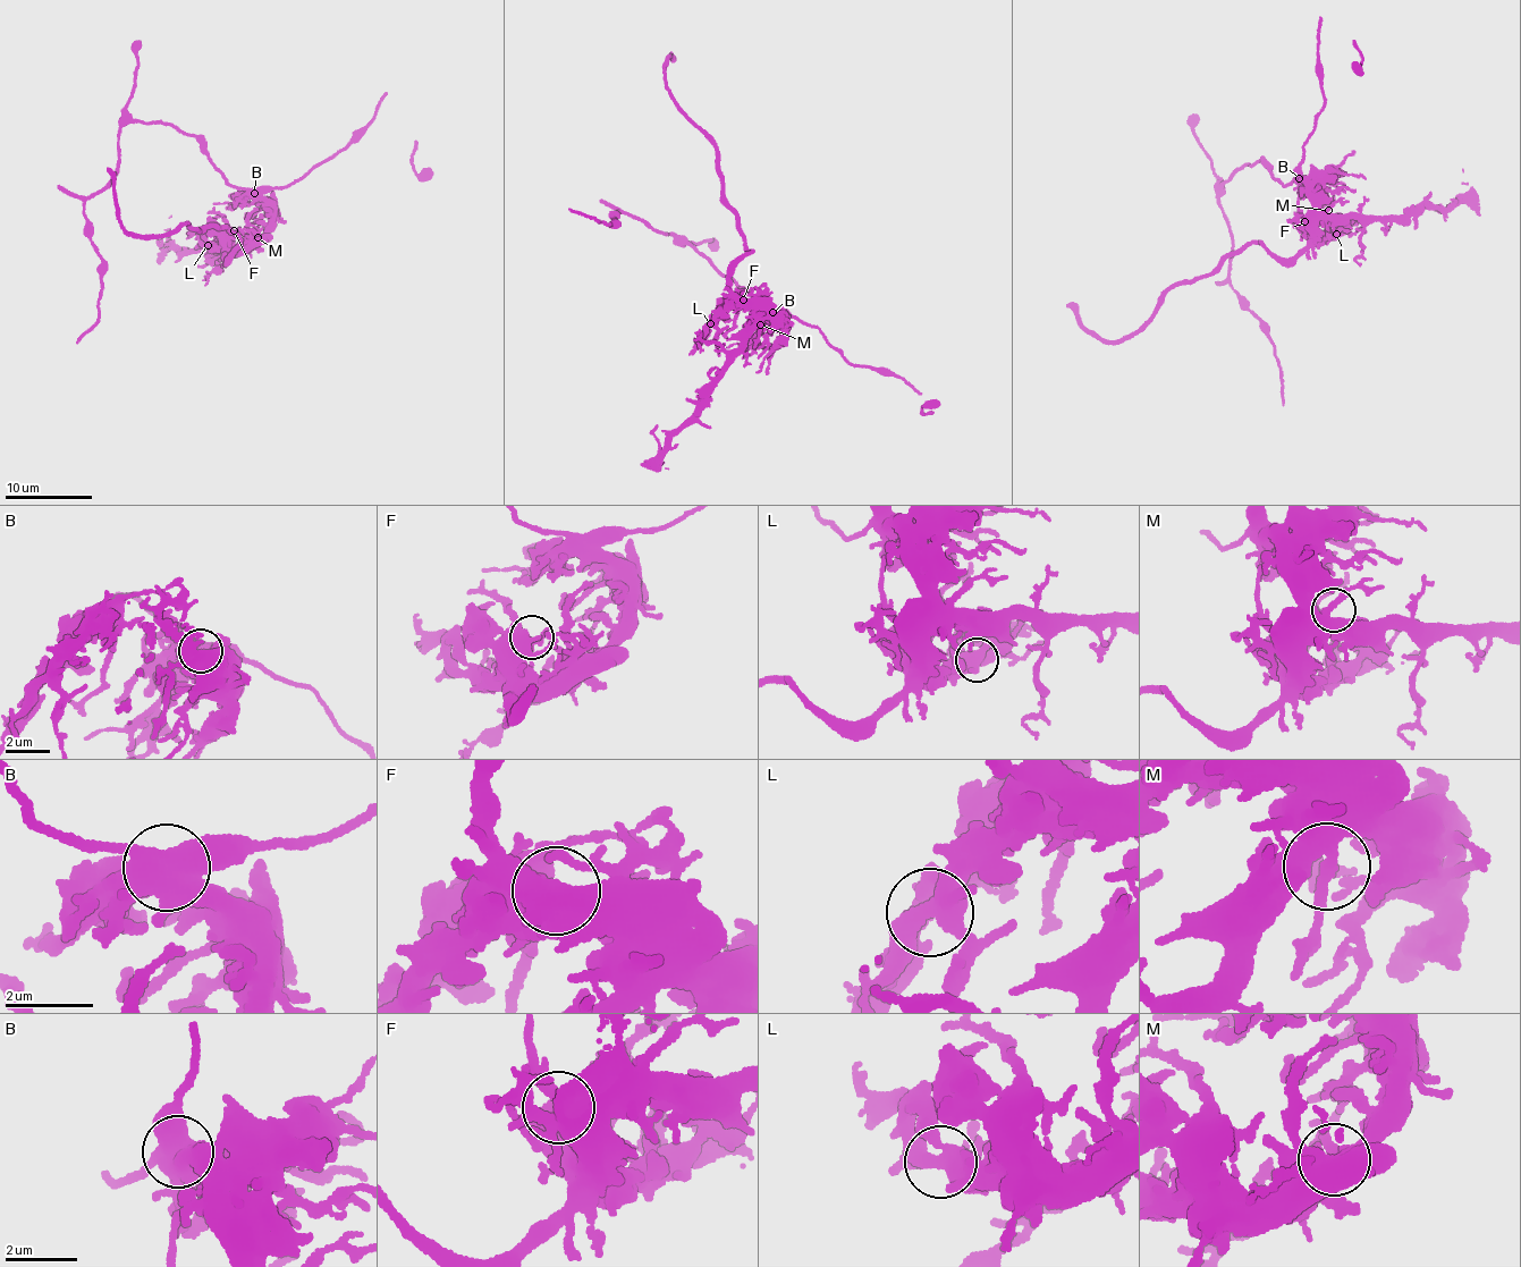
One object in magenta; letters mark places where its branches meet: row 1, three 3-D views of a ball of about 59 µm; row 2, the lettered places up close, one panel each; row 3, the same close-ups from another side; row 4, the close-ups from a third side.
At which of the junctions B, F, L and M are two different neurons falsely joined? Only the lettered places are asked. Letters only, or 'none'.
B

